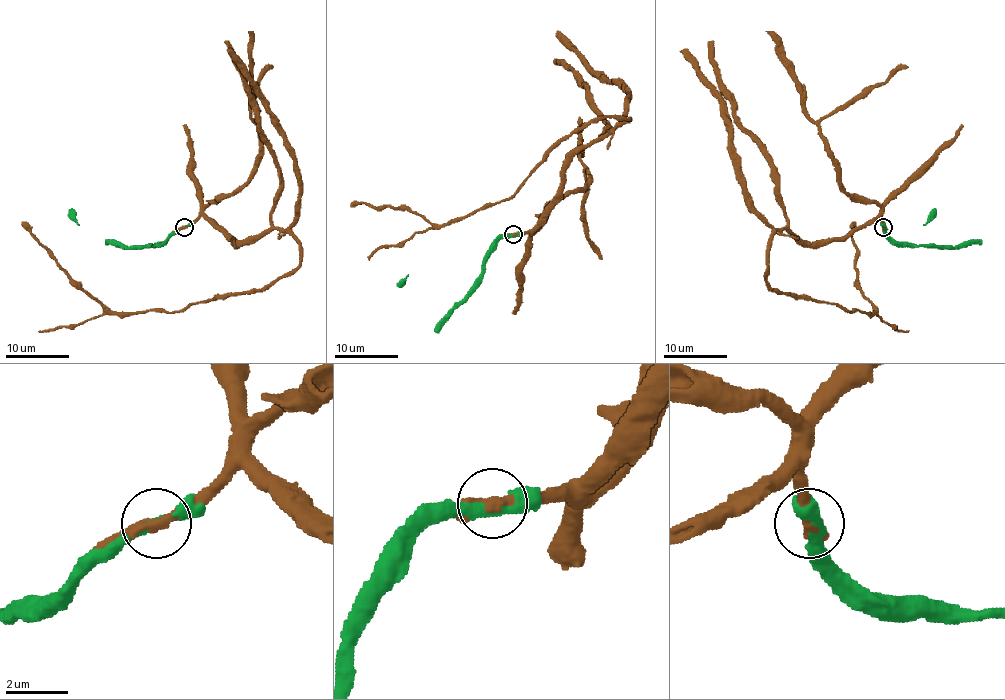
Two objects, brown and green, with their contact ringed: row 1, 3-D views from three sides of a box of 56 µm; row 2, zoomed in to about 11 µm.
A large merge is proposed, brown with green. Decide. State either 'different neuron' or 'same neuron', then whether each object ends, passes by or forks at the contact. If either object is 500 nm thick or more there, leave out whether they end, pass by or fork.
same neuron | brown passes by | green passes by

